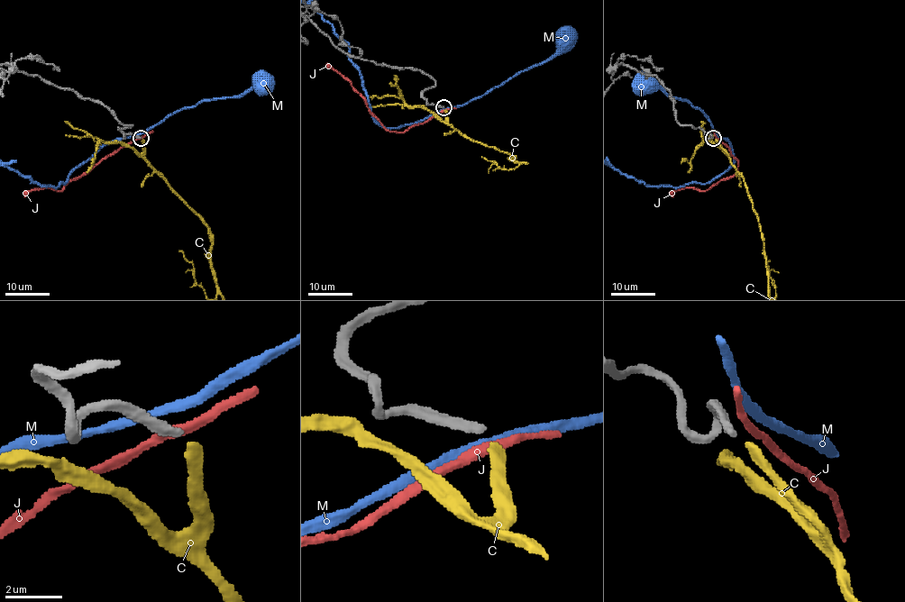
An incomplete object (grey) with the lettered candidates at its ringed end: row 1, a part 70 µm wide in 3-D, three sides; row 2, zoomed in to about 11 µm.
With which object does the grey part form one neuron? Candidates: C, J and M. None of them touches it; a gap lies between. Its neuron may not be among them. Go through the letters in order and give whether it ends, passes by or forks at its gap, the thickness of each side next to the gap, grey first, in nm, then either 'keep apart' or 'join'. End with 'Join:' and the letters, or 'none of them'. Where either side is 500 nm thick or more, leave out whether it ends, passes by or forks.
C: it ends; calibres 320 and 340 nm; join
J: it passes by; calibres 320 and 300 nm; keep apart
M: it passes by; calibres 320 and 340 nm; keep apart
Join: C

